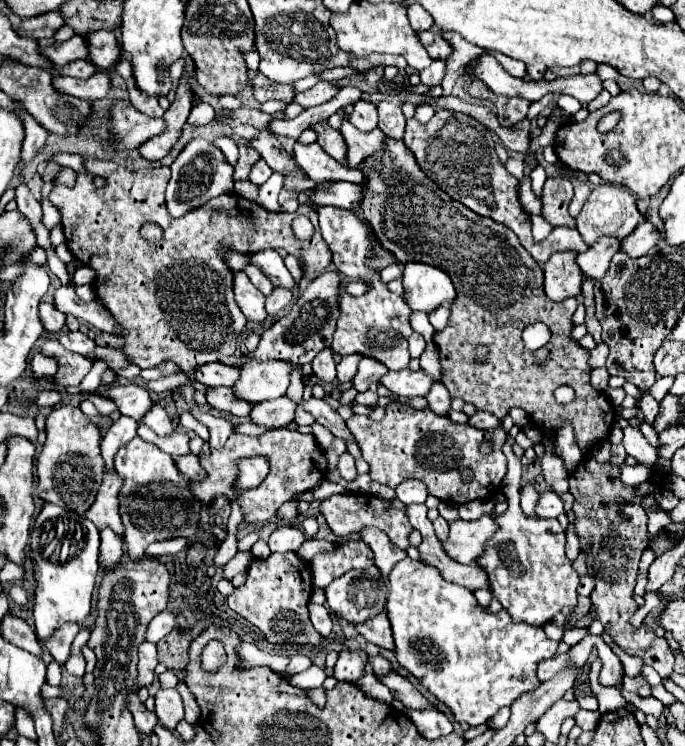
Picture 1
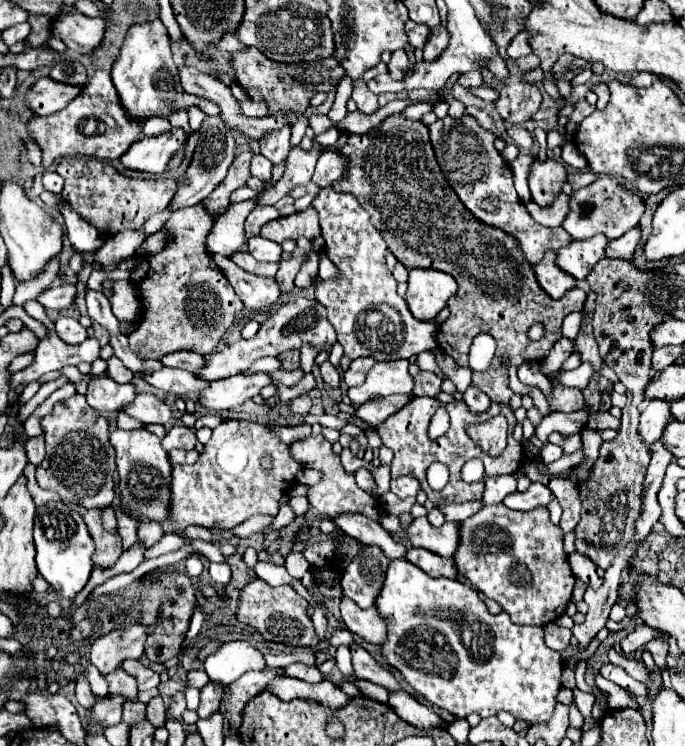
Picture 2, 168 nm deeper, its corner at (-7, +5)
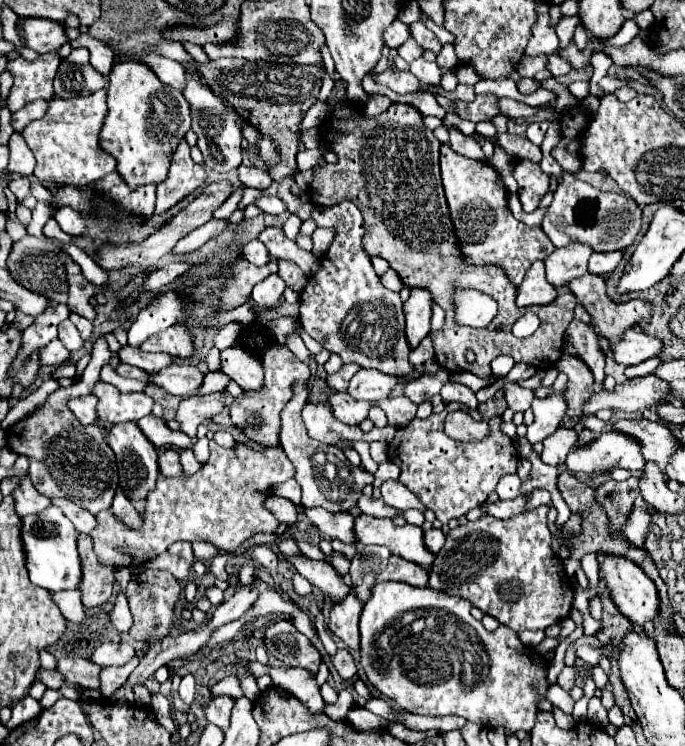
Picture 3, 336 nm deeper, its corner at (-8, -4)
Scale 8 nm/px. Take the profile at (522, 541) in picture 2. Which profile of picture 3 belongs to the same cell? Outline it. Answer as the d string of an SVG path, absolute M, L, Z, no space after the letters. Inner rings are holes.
M540 505L538 509L532 509L528 513L522 513L520 517L512 517L506 521L484 515L474 523L458 525L448 531L446 543L436 557L436 565L430 567L428 587L472 601L472 605L476 605L480 611L496 617L502 625L508 625L516 633L526 629L546 629L568 617L574 597L574 585L566 581L562 561L550 549L550 541L552 533L548 529L548 505Z

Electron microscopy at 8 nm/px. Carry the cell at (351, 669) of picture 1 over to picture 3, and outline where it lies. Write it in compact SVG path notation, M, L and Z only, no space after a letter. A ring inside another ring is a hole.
M272 661L270 675L272 675L272 681L274 681L276 687L284 689L286 693L292 693L312 713L324 709L324 699L320 695L320 689L318 683L316 683L316 675L310 673L308 669L300 669L300 667L284 669L284 667L274 665L274 661Z

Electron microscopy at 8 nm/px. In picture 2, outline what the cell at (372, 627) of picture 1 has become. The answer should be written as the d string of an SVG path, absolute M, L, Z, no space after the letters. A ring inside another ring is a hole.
M341 598L339 608L341 608L341 618L343 618L349 632L357 634L365 642L383 644L387 630L385 630L385 624L379 618L375 608L361 610L353 600L347 600L347 598Z

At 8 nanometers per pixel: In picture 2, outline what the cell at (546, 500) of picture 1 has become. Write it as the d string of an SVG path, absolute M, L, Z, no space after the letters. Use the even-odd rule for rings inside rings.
M535 482L525 492L513 492L509 496L505 496L503 504L511 510L531 510L535 506L547 506L553 498L555 496L547 486Z

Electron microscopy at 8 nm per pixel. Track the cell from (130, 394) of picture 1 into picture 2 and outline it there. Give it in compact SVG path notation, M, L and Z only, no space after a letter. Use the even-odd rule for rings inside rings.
M95 378L87 388L87 404L99 414L117 412L135 398L133 384L117 384L111 378Z

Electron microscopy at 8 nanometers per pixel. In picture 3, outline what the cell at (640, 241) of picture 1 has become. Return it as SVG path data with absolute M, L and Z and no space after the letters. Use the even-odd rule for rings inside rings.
M622 251L592 253L592 257L588 261L588 271L594 273L594 275L608 275L608 273L612 273L620 265L622 257L624 257Z

